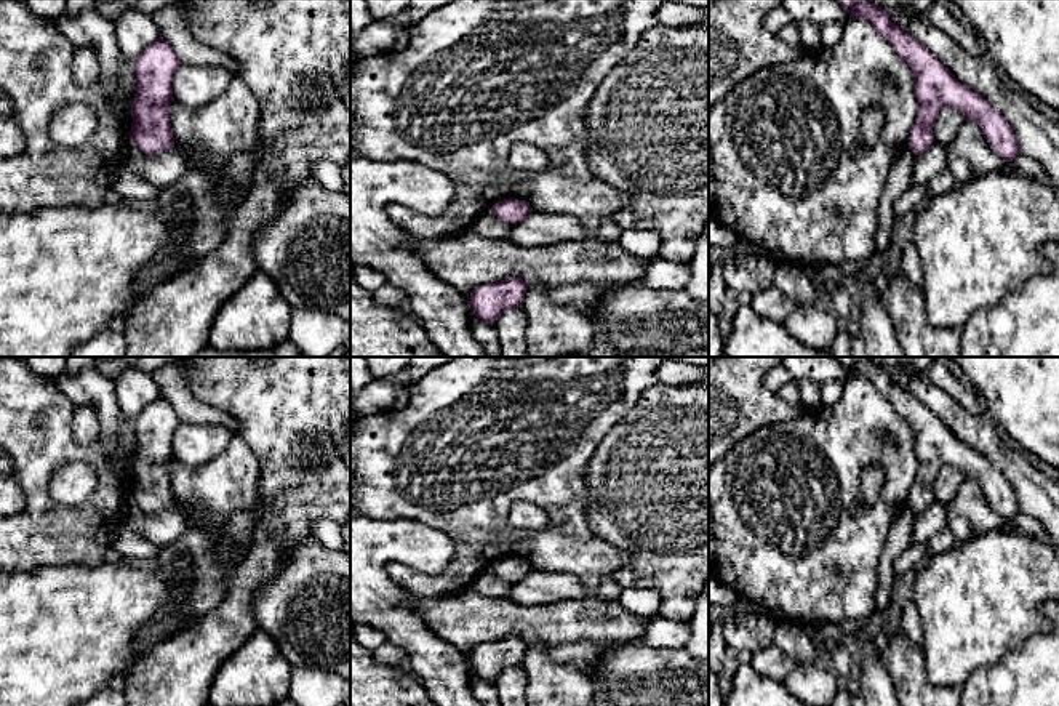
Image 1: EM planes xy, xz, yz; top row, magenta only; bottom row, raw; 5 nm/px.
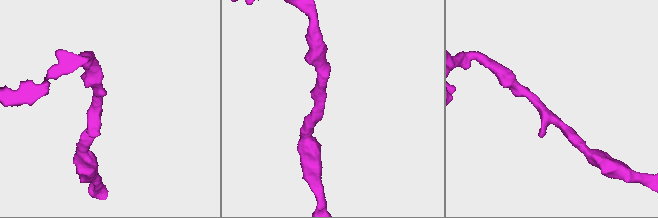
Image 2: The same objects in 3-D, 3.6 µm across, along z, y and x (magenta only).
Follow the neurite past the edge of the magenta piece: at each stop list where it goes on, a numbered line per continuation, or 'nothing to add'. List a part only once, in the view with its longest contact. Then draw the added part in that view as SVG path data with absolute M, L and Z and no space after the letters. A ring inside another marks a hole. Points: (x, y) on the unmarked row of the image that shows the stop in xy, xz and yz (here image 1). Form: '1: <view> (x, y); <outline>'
nothing to add

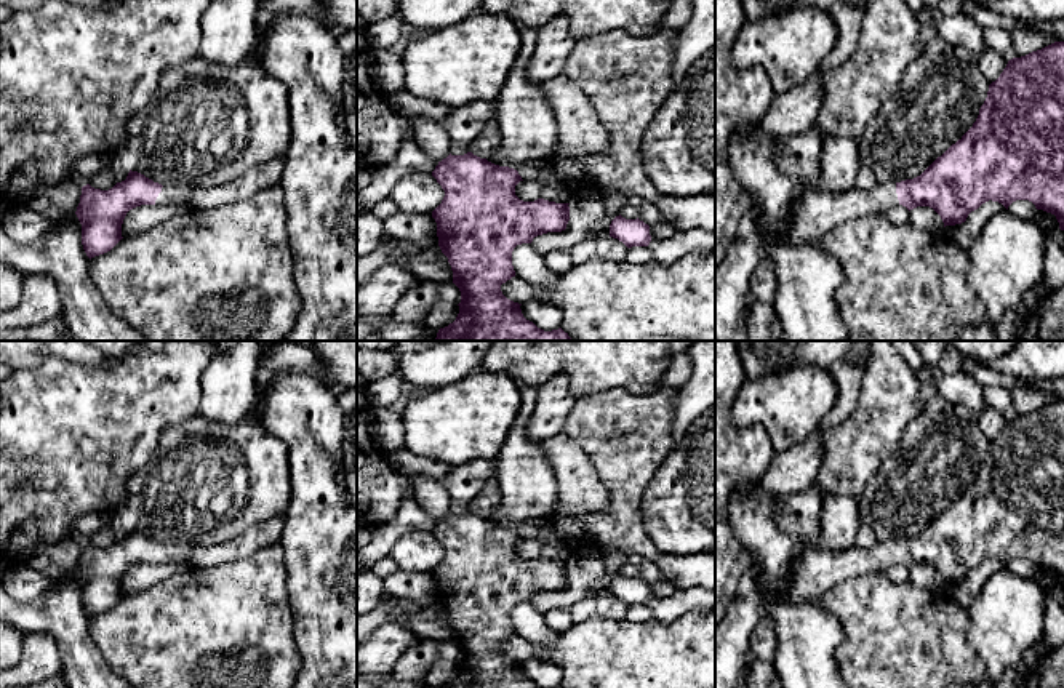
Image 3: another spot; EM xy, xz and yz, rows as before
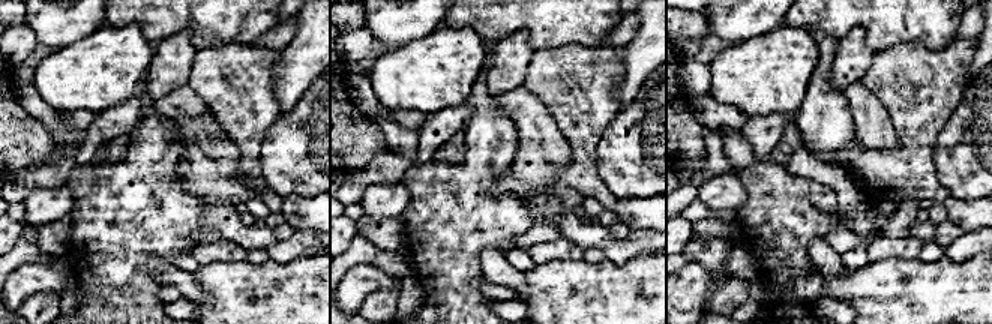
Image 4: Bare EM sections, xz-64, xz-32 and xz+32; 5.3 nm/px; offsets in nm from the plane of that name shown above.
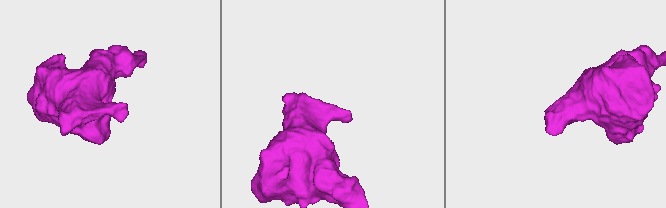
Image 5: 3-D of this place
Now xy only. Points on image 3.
1: xy (181, 552); M186 542L163 544L162 550L155 558L155 563L163 563L163 562L189 563L192 550L194 547L190 547Z

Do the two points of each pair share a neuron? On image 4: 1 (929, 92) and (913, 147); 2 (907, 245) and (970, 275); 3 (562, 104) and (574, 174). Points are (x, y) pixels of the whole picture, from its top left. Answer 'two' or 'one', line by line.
1: one
2: two
3: one

